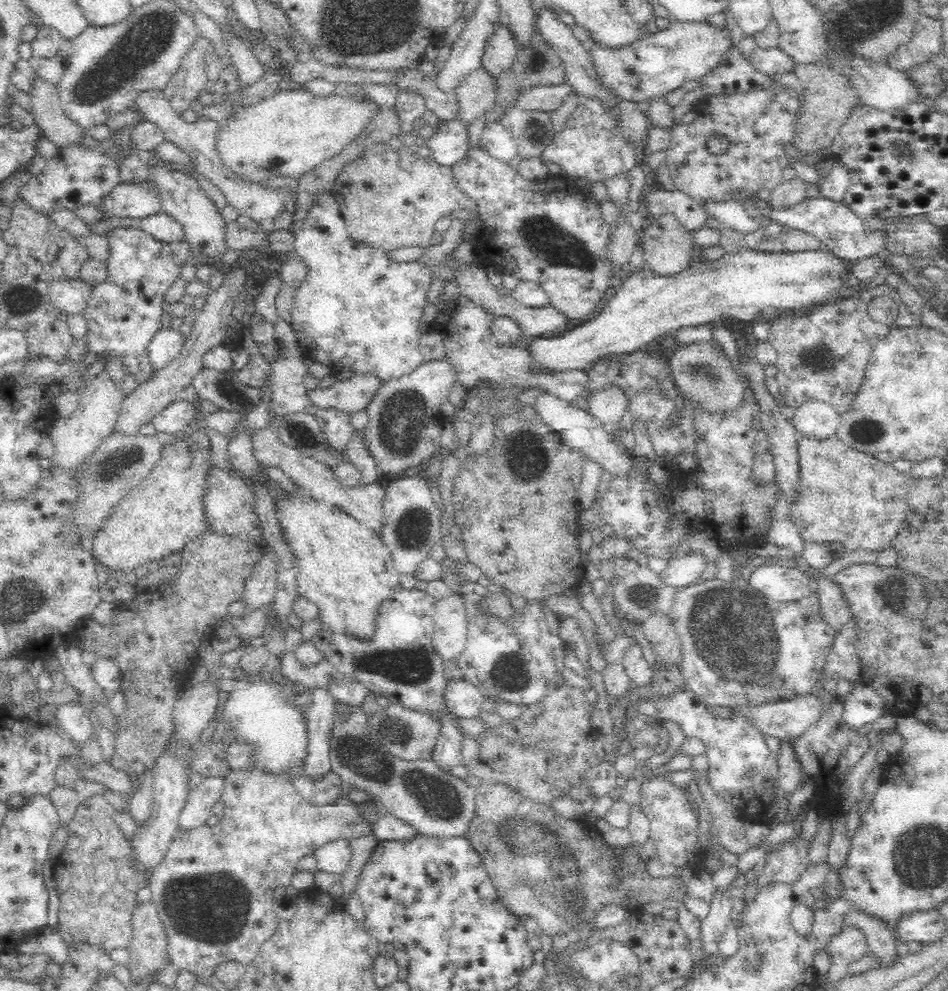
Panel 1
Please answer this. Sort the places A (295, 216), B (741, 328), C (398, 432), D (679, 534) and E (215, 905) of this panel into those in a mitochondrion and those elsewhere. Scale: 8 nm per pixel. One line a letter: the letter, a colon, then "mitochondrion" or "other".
A: other
B: other
C: mitochondrion
D: other
E: mitochondrion

